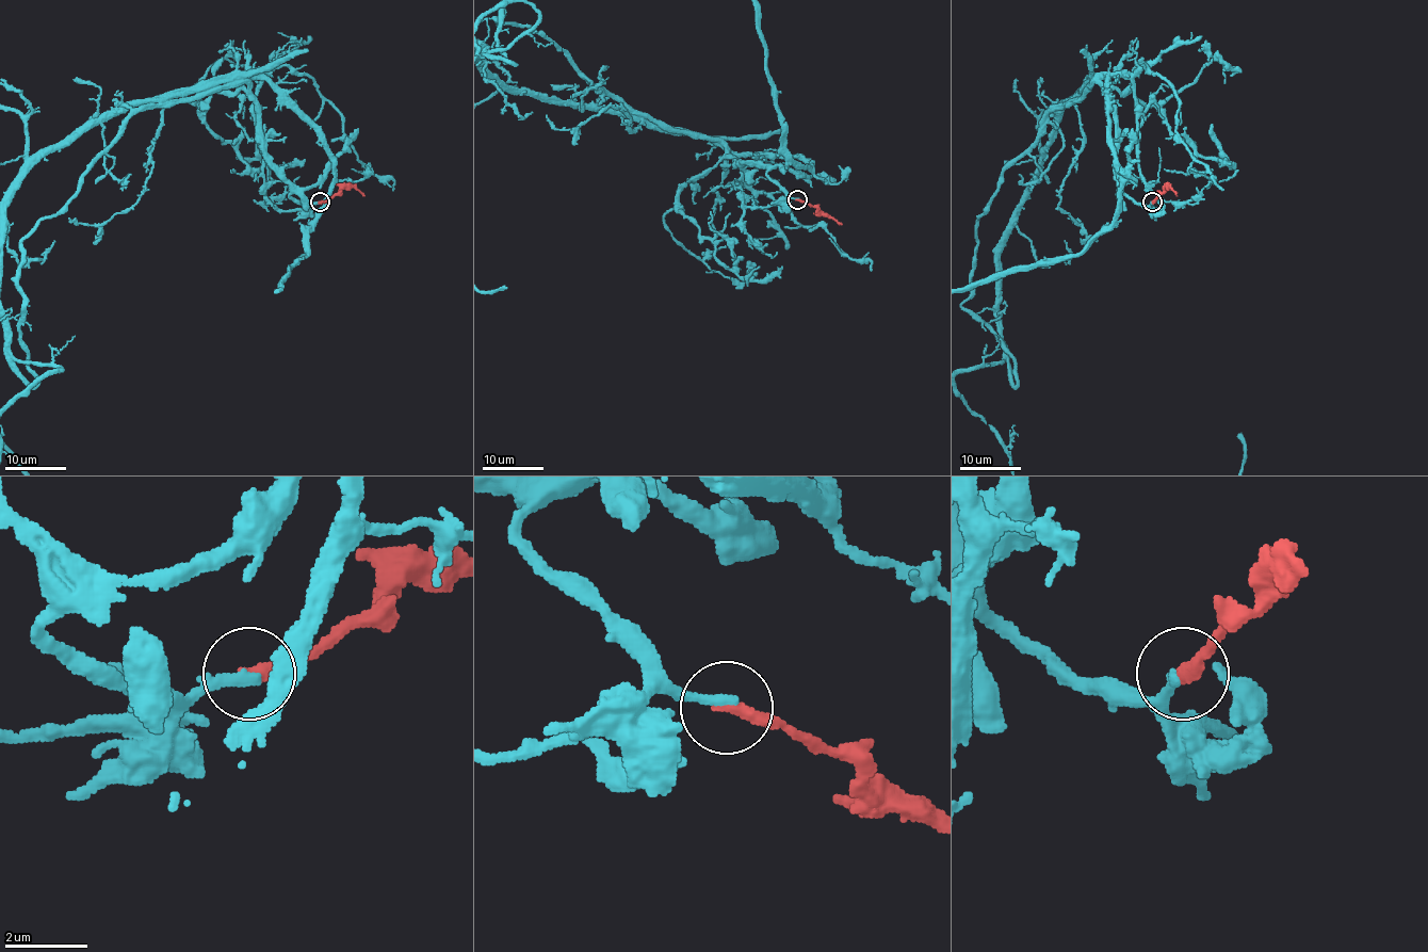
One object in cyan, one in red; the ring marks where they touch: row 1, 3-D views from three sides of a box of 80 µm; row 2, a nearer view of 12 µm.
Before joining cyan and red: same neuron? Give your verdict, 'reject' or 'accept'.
accept

